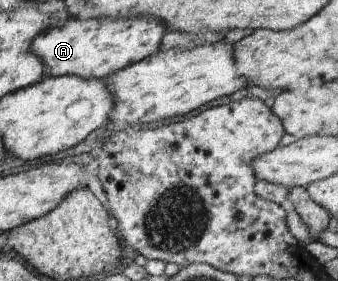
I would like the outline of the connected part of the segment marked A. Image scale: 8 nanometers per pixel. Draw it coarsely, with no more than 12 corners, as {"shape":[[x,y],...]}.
{"shape":[[151,17],[68,19],[29,41],[44,76],[104,79],[158,51]]}

